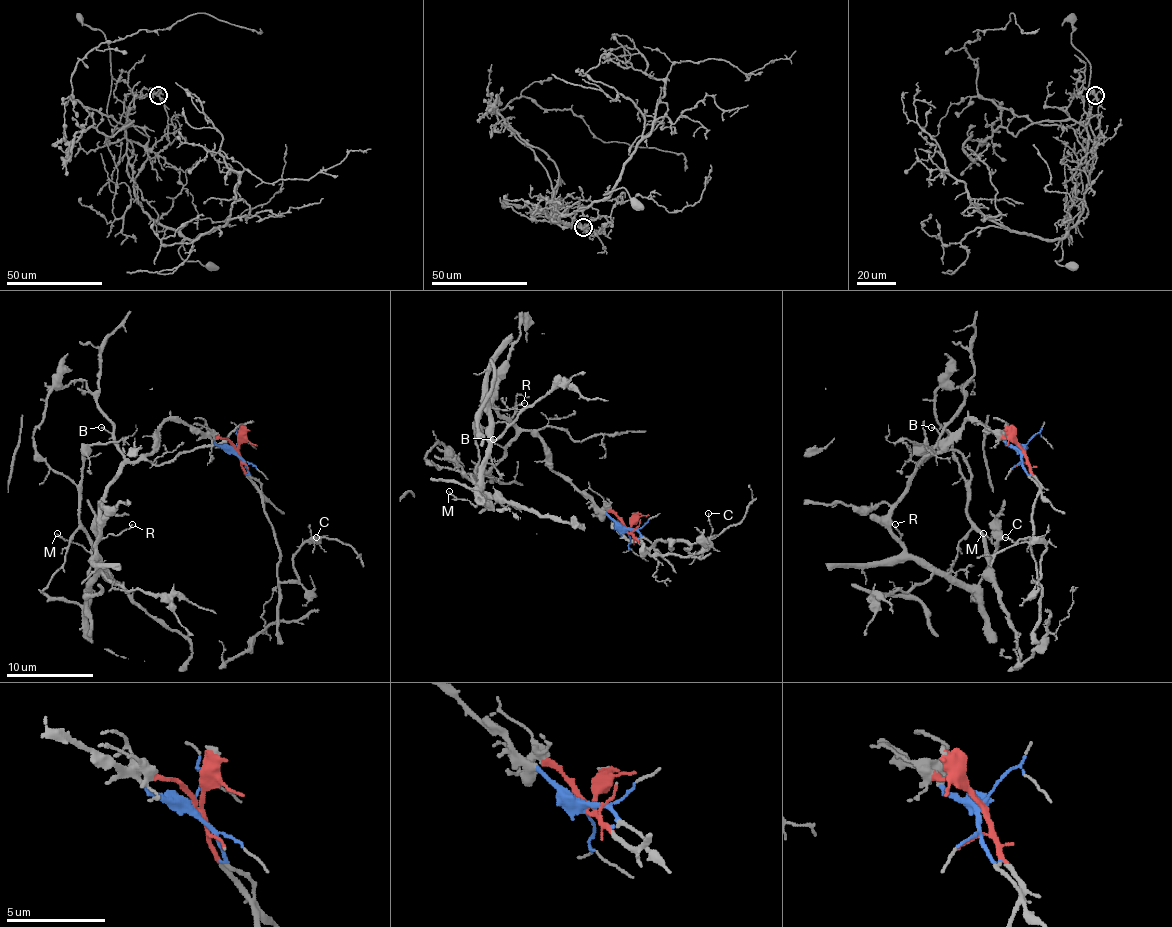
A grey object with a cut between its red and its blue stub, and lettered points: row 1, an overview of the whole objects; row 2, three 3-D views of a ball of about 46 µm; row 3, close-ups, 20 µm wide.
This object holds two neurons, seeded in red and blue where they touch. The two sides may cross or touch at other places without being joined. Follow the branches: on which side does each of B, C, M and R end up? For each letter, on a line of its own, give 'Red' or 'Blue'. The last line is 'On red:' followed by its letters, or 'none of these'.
B: Blue
C: Red
M: Blue
R: Blue
On red: C

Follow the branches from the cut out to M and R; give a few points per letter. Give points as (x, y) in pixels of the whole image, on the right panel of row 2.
M: (1022, 450), (968, 420), (916, 467), (890, 517), (909, 554), (968, 584), (994, 554), (983, 532)
R: (1022, 450), (968, 420), (916, 467), (890, 530), (898, 539), (894, 524)

